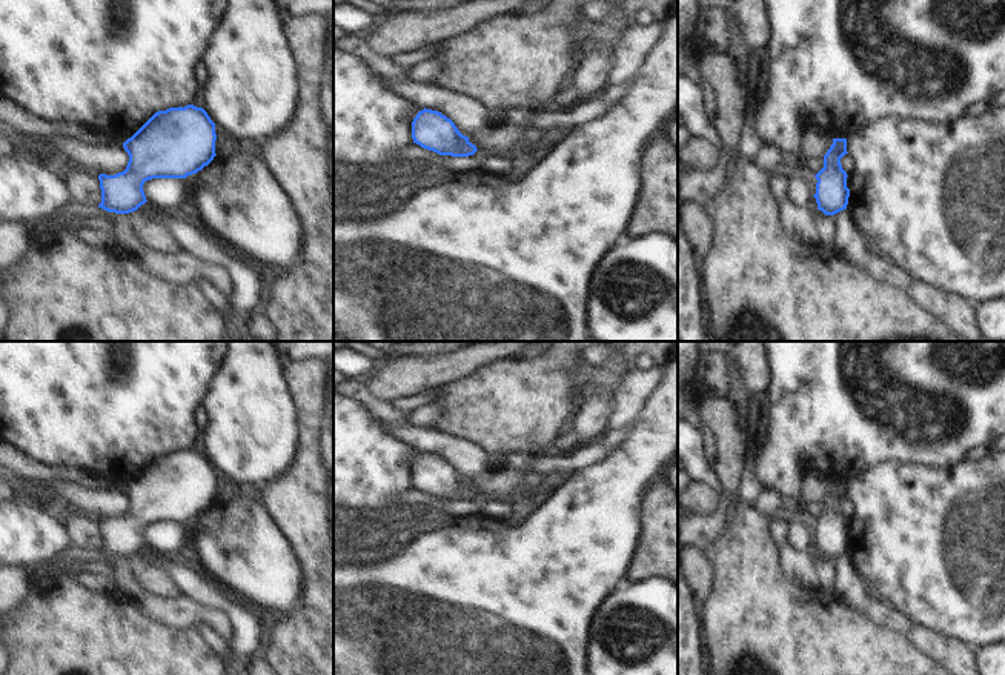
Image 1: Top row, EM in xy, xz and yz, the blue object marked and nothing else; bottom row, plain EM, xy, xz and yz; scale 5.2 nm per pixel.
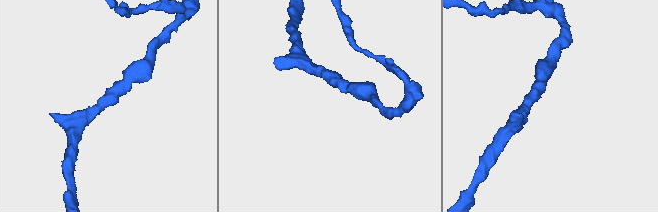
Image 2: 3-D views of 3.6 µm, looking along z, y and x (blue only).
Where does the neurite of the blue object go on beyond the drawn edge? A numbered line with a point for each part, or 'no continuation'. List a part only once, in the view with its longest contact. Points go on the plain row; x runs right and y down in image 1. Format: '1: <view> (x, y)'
no continuation.

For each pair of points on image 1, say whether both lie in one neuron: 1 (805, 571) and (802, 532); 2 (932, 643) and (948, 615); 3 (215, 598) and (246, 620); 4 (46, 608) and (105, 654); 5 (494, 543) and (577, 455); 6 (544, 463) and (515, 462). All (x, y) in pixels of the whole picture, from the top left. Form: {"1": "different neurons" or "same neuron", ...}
{"1": "different neurons", "2": "different neurons", "3": "same neuron", "4": "same neuron", "5": "different neurons", "6": "same neuron"}

